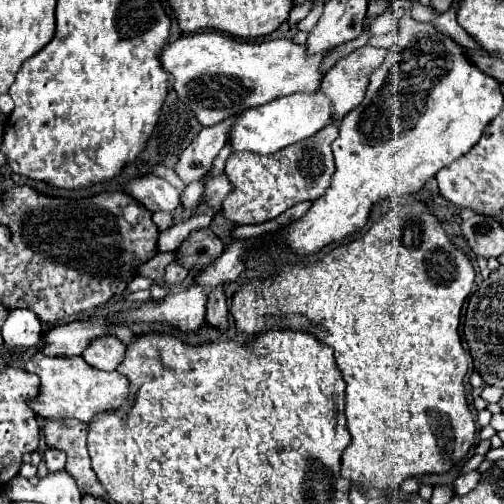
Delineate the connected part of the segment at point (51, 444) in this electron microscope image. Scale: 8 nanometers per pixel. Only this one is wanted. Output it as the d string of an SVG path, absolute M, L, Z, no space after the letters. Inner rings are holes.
M78 419L44 421L44 437L48 449L58 449L66 453L66 471L70 471L82 495L92 495L108 501L106 489L102 487L102 483L98 481L96 473L90 467L86 435L88 435L88 425Z

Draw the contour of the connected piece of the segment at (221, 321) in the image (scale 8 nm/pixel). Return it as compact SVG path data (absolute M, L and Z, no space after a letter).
M222 287L212 291L212 295L210 295L206 319L212 327L222 329L224 333L228 331L228 301L226 301L226 295L224 295Z

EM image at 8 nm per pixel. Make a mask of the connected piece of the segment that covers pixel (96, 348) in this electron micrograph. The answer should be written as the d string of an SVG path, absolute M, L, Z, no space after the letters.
M110 335L110 337L102 337L96 343L92 343L86 351L84 351L84 361L88 365L92 365L94 369L102 369L102 371L116 371L116 367L122 363L126 353L126 345Z

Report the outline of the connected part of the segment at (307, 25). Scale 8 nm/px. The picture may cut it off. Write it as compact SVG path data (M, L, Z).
M316 5L316 7L298 23L298 31L306 31L306 33L308 33L308 31L318 23L320 15L322 15L322 5Z

